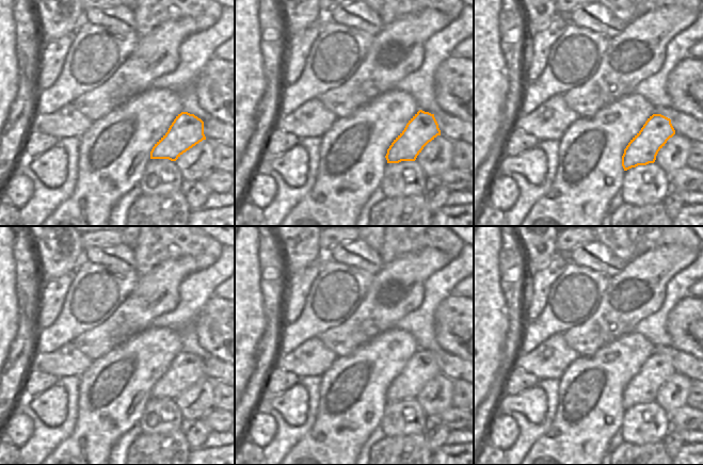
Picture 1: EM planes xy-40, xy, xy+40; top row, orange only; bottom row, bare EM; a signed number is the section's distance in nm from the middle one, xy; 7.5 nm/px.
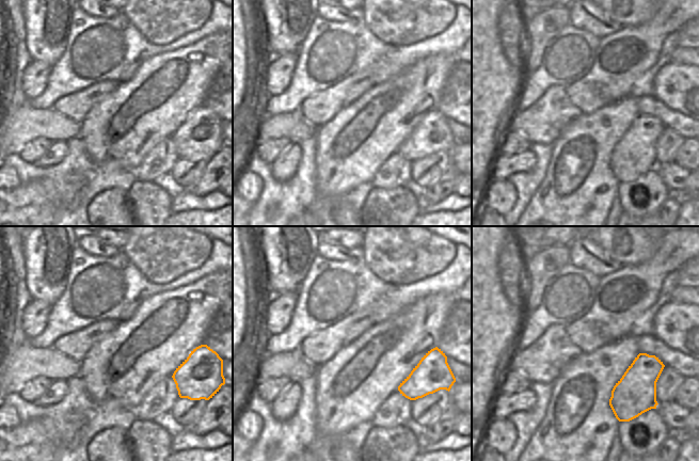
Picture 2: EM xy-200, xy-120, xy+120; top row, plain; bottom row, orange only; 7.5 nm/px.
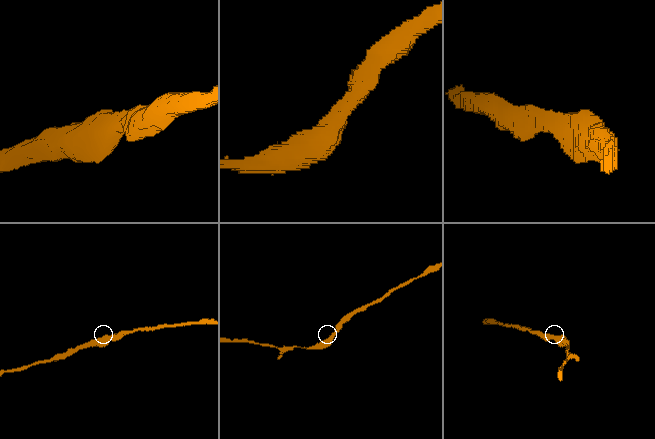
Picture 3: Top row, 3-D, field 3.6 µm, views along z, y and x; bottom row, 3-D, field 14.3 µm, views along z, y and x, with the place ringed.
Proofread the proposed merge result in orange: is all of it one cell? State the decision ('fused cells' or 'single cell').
single cell

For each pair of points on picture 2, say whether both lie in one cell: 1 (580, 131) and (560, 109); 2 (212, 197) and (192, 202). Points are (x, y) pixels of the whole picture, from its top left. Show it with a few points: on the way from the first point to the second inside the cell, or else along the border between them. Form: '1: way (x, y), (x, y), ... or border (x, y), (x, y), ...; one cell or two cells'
1: border (582, 114), (576, 116), (562, 130), (556, 141); two cells
2: way (207, 202), (197, 202); one cell

